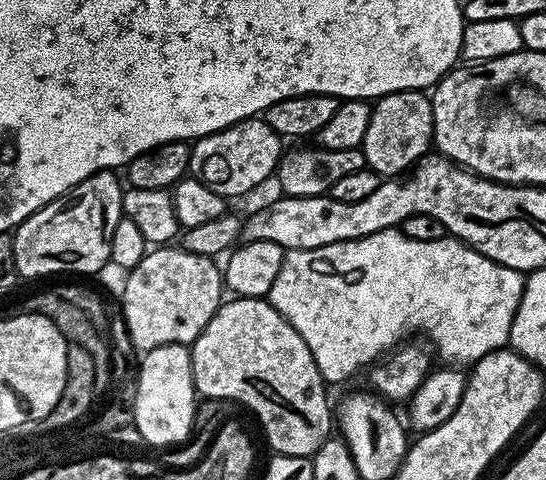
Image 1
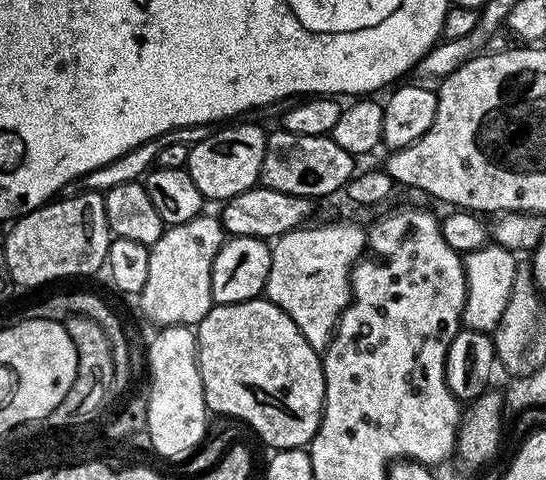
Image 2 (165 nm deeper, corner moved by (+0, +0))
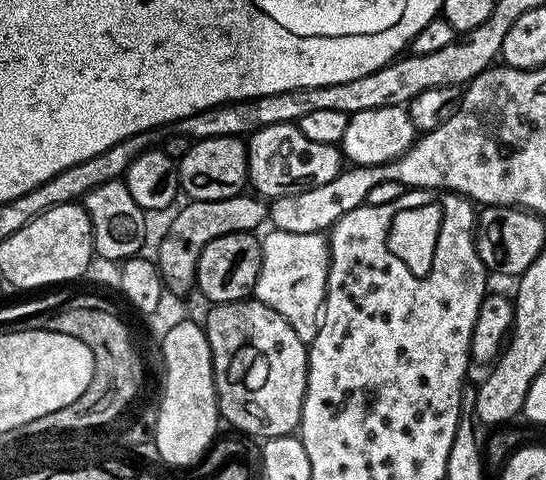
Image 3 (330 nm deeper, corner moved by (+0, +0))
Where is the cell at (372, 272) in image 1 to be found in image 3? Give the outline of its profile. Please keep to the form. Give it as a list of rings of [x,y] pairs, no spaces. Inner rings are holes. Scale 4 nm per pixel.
[[[275,230],[269,233],[268,237],[263,237],[260,245],[262,262],[254,289],[255,299],[282,314],[282,318],[294,326],[294,334],[309,345],[320,329],[324,295],[328,293],[327,235],[322,232],[286,234]]]

